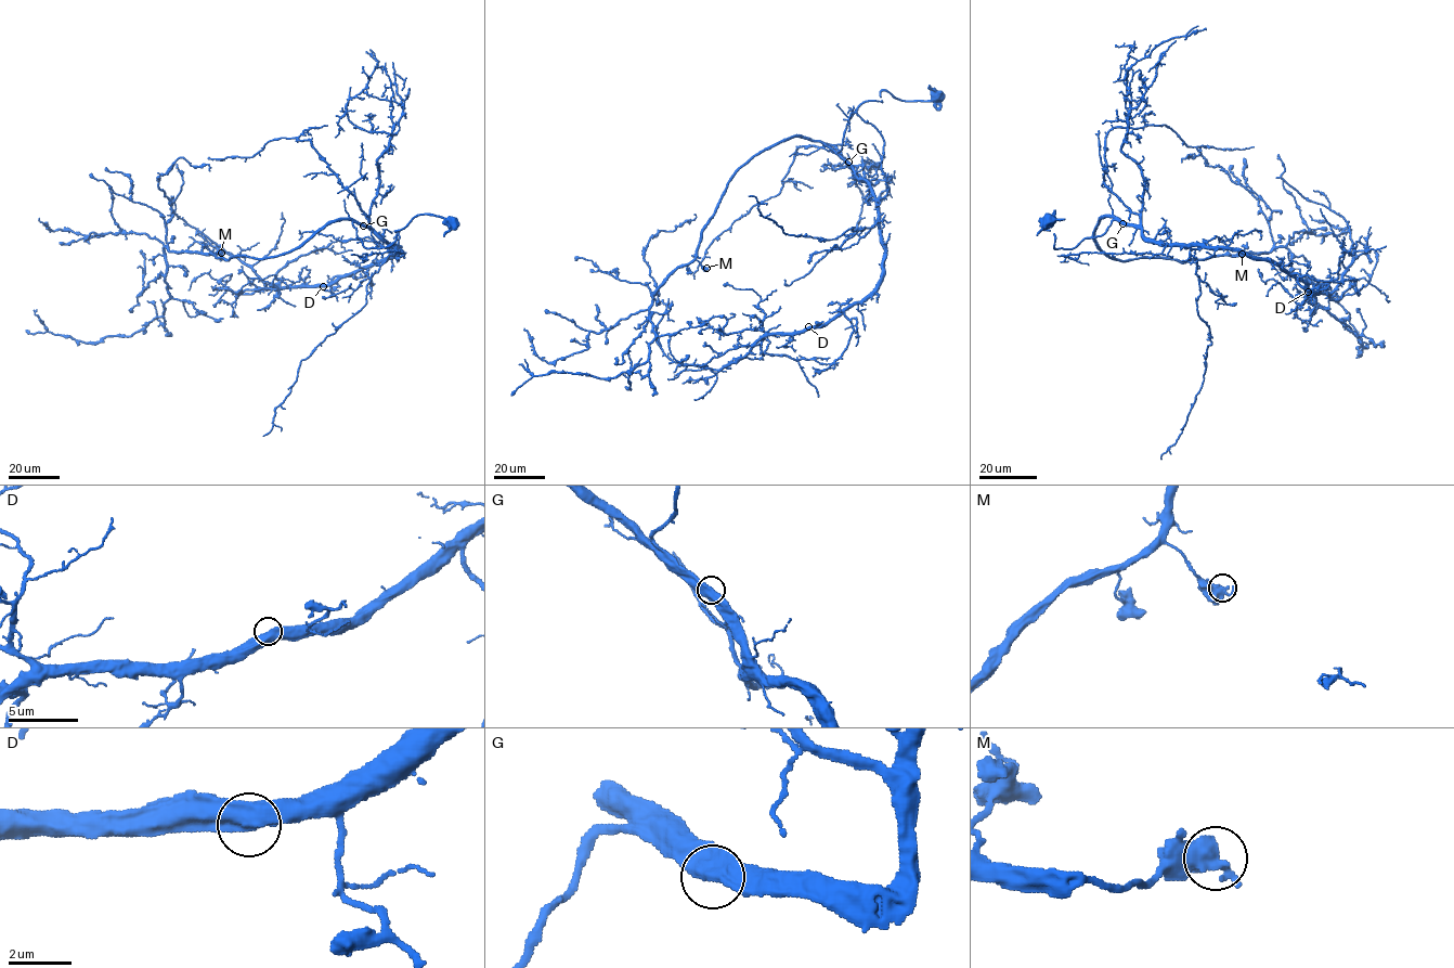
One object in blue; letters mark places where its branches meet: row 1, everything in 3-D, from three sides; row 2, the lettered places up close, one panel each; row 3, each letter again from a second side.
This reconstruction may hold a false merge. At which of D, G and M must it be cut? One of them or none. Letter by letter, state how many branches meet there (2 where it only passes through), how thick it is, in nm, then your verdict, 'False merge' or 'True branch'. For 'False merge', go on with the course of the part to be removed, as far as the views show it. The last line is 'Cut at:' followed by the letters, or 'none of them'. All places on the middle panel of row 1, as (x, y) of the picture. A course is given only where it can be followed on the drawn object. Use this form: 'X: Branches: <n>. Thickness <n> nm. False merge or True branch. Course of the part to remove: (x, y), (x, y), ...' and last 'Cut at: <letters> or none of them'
D: Branches: 2. Thickness 600 nm. True branch
G: Branches: 2. Thickness 600 nm. True branch
M: Branches: 2. Thickness 550 nm. True branch
Cut at: none of them

